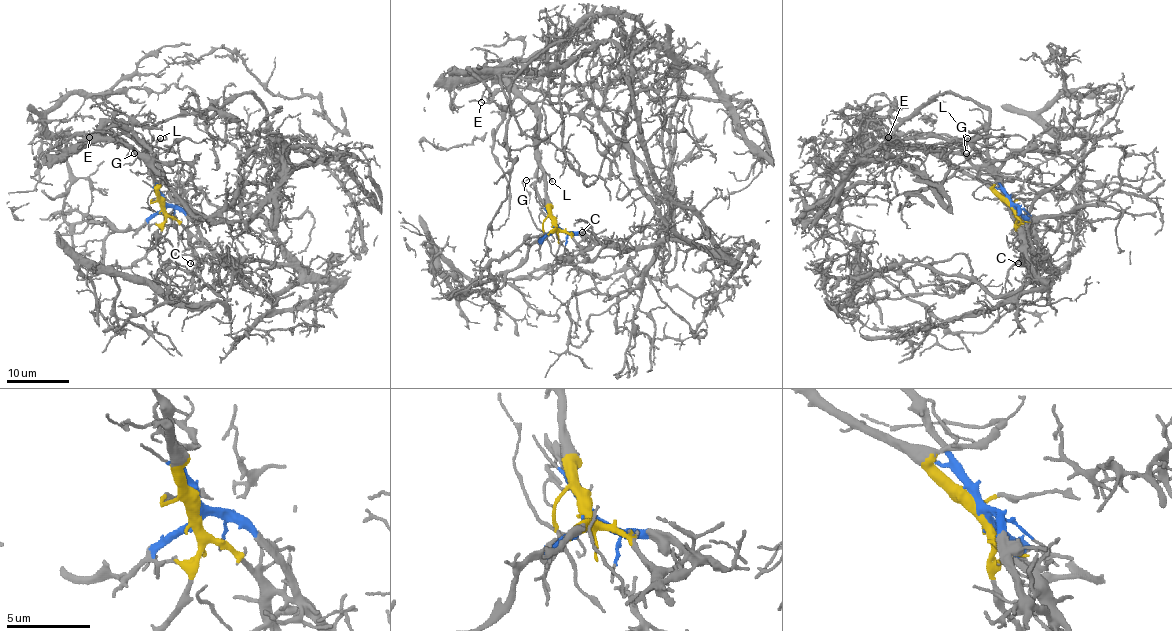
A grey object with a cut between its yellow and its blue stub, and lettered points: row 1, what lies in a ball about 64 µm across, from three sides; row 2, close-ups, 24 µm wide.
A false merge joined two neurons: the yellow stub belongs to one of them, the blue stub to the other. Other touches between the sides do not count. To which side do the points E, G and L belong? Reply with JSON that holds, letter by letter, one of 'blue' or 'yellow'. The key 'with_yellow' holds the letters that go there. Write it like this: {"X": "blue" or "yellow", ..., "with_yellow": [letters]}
{"E": "yellow", "G": "yellow", "L": "yellow", "with_yellow": ["E", "G", "L"]}

